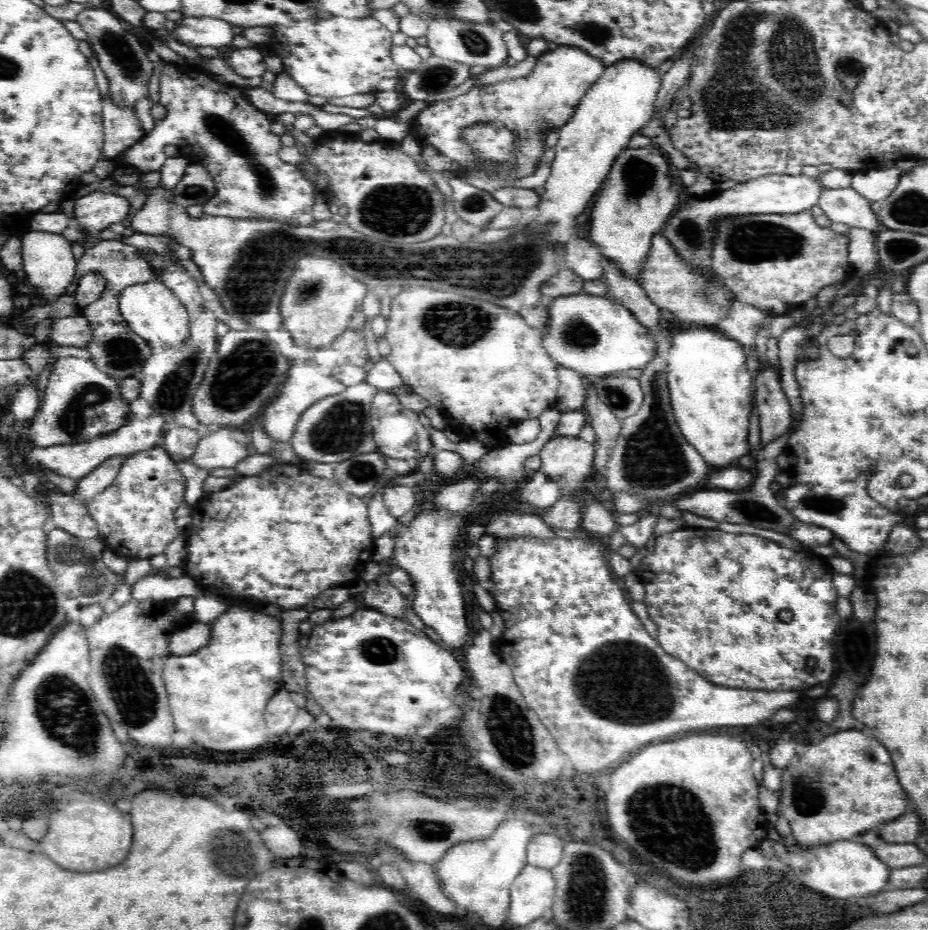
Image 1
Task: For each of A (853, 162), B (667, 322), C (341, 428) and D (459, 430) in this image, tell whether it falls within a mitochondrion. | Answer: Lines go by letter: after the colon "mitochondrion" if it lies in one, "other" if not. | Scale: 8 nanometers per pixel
A: other
B: other
C: mitochondrion
D: other

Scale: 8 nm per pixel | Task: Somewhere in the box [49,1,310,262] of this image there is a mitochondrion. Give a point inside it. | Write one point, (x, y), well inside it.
(116, 49)

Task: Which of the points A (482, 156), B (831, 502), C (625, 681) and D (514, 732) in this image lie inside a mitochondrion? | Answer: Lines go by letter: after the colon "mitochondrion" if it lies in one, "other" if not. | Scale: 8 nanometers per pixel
A: other
B: mitochondrion
C: mitochondrion
D: mitochondrion

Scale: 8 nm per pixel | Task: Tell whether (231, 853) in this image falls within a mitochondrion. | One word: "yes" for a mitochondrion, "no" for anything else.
yes

